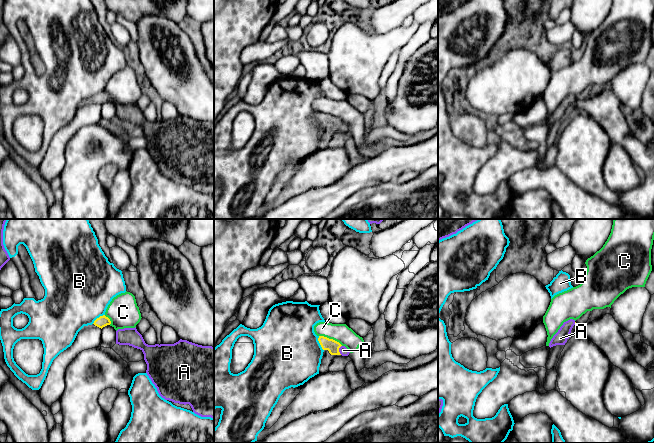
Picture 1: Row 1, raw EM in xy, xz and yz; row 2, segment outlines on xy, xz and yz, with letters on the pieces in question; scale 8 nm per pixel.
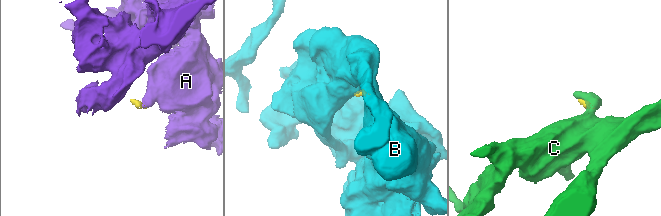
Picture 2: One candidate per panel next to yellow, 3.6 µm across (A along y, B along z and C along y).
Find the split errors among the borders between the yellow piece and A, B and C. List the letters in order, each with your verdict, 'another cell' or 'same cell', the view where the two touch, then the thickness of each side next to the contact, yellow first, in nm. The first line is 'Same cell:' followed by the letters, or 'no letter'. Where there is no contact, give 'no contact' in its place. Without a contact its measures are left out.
Same cell: A
A: same cell; contact in xz; calibres 100 and 70 nm
B: another cell; contact in xz; calibres 100 and 500 nm
C: another cell; contact in xz; calibres 100 and 150 nm

